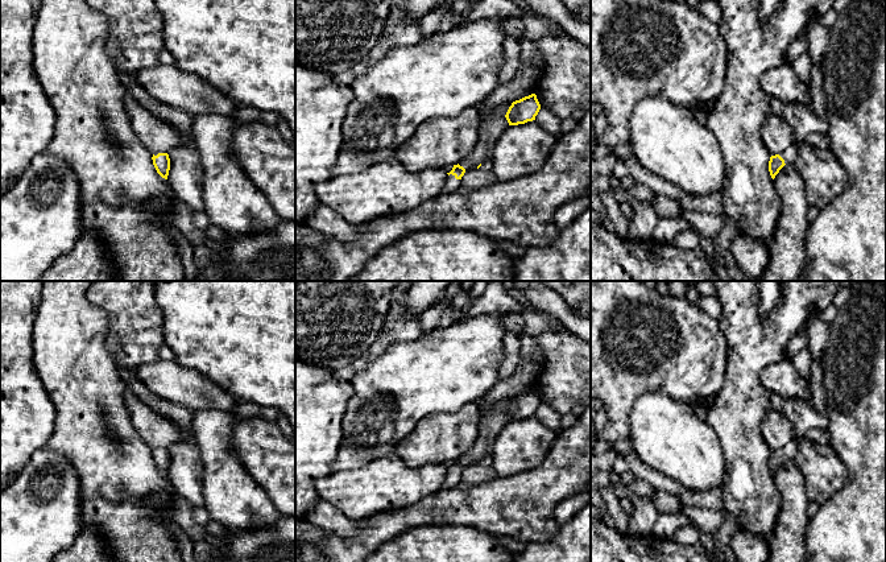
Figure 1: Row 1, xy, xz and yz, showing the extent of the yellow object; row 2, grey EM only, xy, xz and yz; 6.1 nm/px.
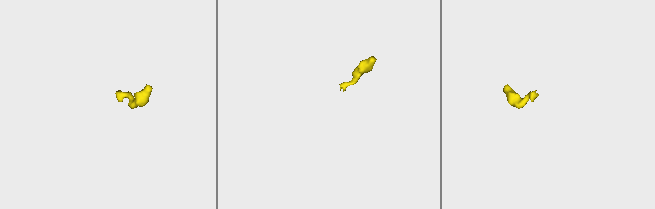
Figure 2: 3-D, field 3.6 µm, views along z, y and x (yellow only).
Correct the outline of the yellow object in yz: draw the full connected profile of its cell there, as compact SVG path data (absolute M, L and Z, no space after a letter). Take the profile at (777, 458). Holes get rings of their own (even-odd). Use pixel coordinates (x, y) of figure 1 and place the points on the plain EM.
M827 427L810 429L802 438L794 438L784 447L771 451L769 456L769 467L773 475L784 460L794 459L802 441L828 443L831 442L831 438Z

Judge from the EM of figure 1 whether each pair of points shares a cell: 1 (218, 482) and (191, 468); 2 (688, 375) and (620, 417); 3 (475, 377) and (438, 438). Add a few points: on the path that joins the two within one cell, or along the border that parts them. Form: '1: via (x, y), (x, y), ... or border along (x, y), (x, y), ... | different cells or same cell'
1: border along (195, 443), (202, 463), (202, 495), (205, 504) | different cells
2: via (669, 375), (651, 375), (646, 377), (626, 397) | same cell
3: border along (476, 401), (451, 412), (433, 412), (423, 418) | different cells

